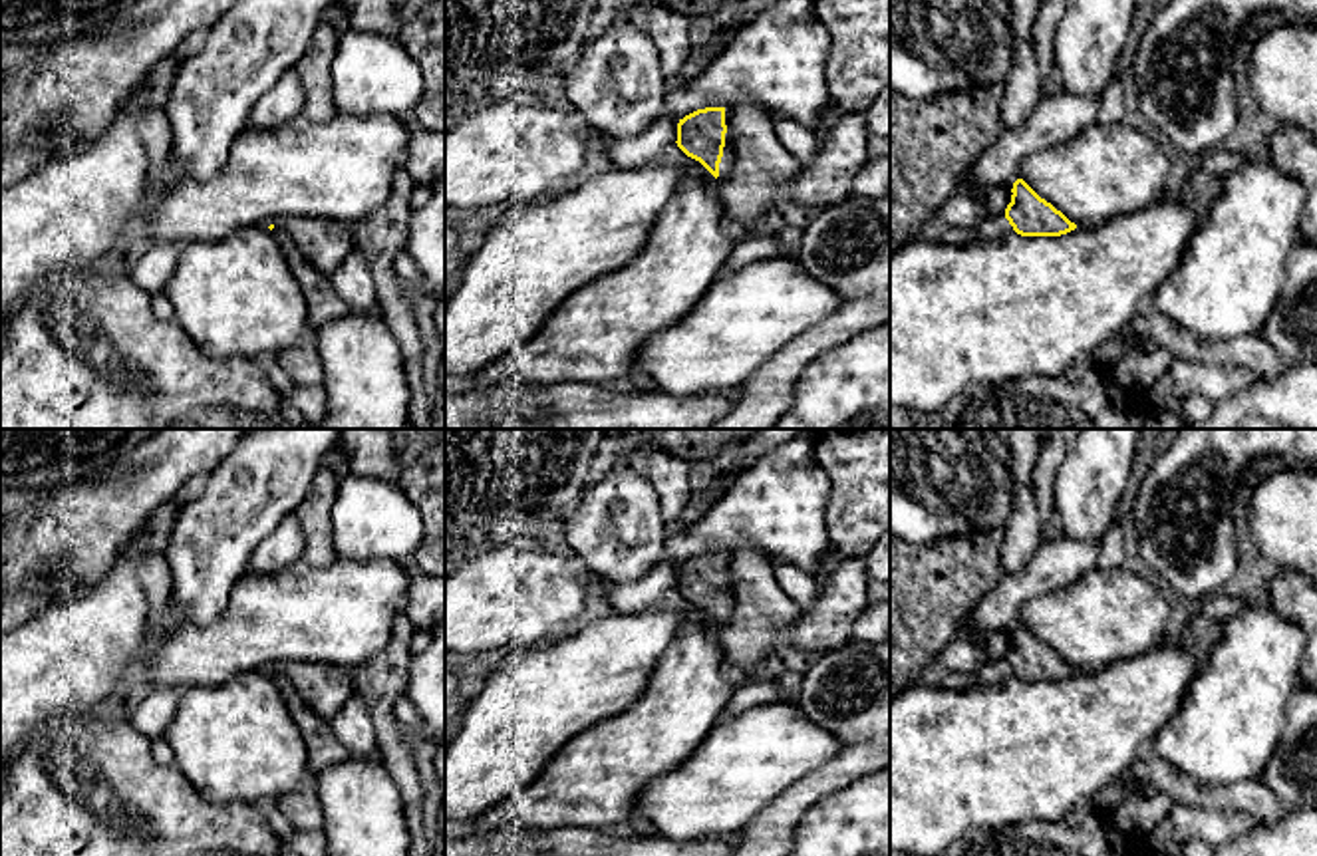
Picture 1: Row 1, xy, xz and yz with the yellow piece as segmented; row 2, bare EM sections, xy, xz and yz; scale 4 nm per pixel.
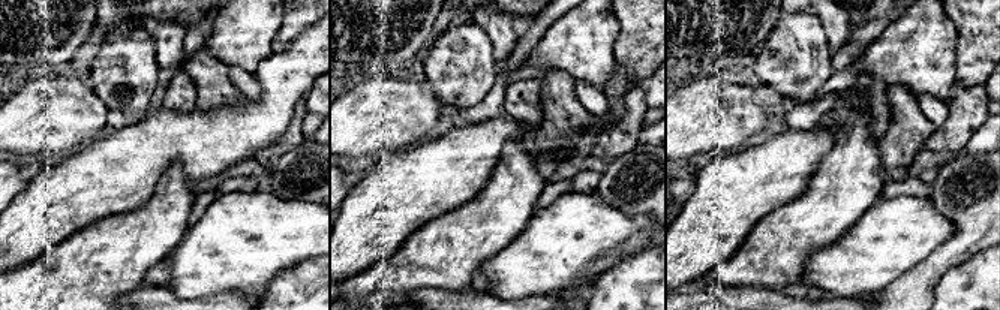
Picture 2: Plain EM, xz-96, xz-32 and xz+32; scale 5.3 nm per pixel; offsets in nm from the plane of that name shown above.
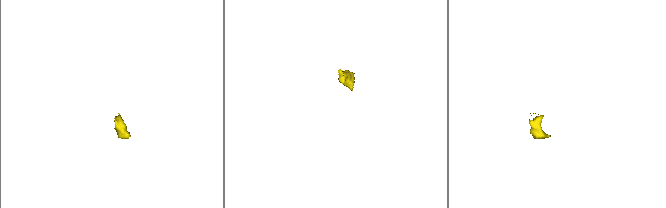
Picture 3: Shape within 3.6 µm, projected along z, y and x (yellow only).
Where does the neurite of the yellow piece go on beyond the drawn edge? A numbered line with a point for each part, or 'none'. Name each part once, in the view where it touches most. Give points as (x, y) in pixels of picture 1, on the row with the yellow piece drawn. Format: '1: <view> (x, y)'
1: xz (726, 165)

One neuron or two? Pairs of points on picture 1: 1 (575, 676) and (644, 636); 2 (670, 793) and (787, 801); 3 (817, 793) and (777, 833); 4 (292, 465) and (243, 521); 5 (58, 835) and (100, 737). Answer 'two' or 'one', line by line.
1: one
2: two
3: one
4: one
5: one

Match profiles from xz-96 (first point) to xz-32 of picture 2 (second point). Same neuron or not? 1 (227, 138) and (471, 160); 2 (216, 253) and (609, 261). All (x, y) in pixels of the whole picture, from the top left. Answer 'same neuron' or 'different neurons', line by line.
1: same neuron
2: different neurons

